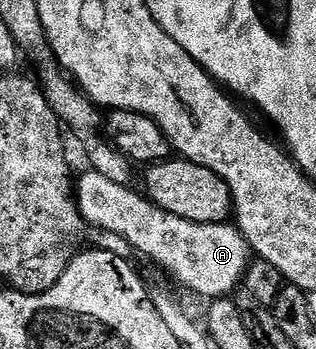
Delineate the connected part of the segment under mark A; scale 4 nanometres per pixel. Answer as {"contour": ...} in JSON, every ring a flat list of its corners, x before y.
{"contour":[[90,169,84,170,83,176,78,176,74,184,75,204,79,207,81,217,92,228,99,231,117,233,131,246,132,252,152,259,163,270,168,271,183,287,188,287,195,295,204,295,204,300,221,299,232,294,234,287,238,288,243,282,243,274,253,252,247,246,247,238,240,233,238,226,226,223,194,223,185,221,165,209,161,209,147,198,146,194,134,191,134,186,109,181,109,177,101,177,101,173]]}

